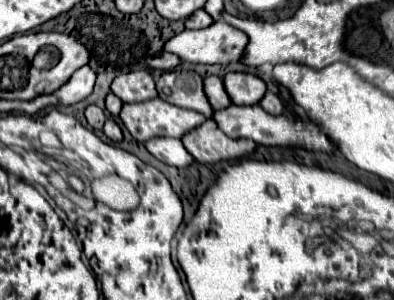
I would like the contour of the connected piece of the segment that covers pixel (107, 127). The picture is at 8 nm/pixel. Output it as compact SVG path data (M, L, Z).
M108 118L106 120L106 124L104 124L104 134L112 140L112 142L122 142L122 130L120 130L120 126L118 126L118 122L116 120L112 120L112 118Z

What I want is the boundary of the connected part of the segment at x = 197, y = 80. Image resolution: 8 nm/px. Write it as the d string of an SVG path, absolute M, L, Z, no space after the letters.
M192 70L164 72L158 78L156 88L158 88L158 96L166 102L172 102L174 106L196 110L196 112L204 114L206 118L212 118L212 114L214 114L206 94L204 94L202 76Z

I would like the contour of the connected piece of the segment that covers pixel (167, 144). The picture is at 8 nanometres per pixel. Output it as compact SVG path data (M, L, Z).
M152 138L146 142L146 150L164 164L176 168L188 168L194 162L194 156L182 146L178 138Z

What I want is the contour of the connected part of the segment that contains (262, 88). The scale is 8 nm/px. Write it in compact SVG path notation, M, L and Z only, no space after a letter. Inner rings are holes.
M228 72L224 76L224 88L228 90L234 104L258 104L266 92L266 84L256 74Z

